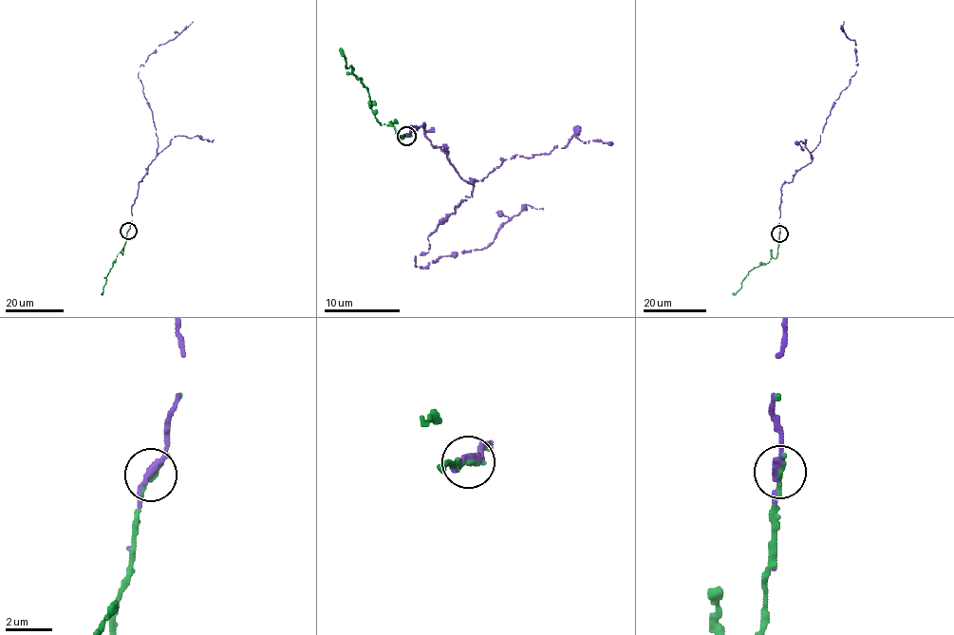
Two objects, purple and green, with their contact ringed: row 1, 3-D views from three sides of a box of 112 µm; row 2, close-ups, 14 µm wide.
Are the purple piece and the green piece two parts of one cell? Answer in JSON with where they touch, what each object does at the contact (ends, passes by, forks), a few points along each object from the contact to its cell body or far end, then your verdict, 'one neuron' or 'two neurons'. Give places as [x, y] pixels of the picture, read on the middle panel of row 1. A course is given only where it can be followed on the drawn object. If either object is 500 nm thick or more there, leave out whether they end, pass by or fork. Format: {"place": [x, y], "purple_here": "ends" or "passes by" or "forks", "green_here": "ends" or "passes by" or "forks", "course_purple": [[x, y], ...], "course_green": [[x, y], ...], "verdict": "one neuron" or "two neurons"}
{"place": [406, 136], "purple_here": "passes by", "green_here": "ends", "course_purple": [[405, 135], [424, 124], [474, 184], [416, 266], [487, 249], [529, 205], [542, 210]], "course_green": [[407, 135], [397, 137], [389, 125], [381, 124], [376, 119], [369, 93], [351, 66], [347, 68], [341, 47]], "verdict": "one neuron"}

